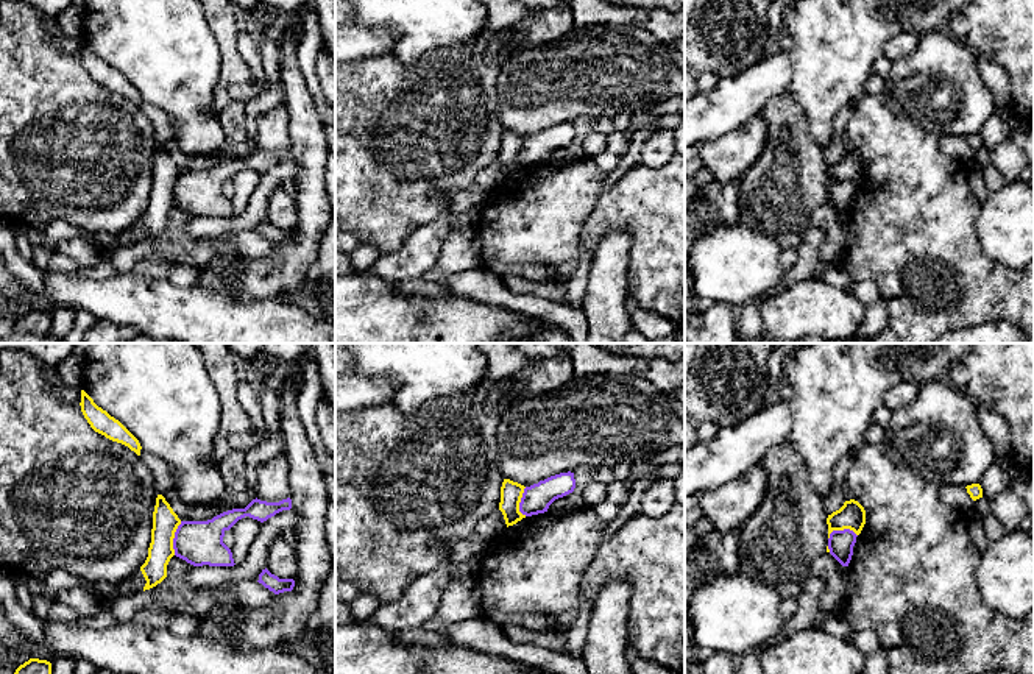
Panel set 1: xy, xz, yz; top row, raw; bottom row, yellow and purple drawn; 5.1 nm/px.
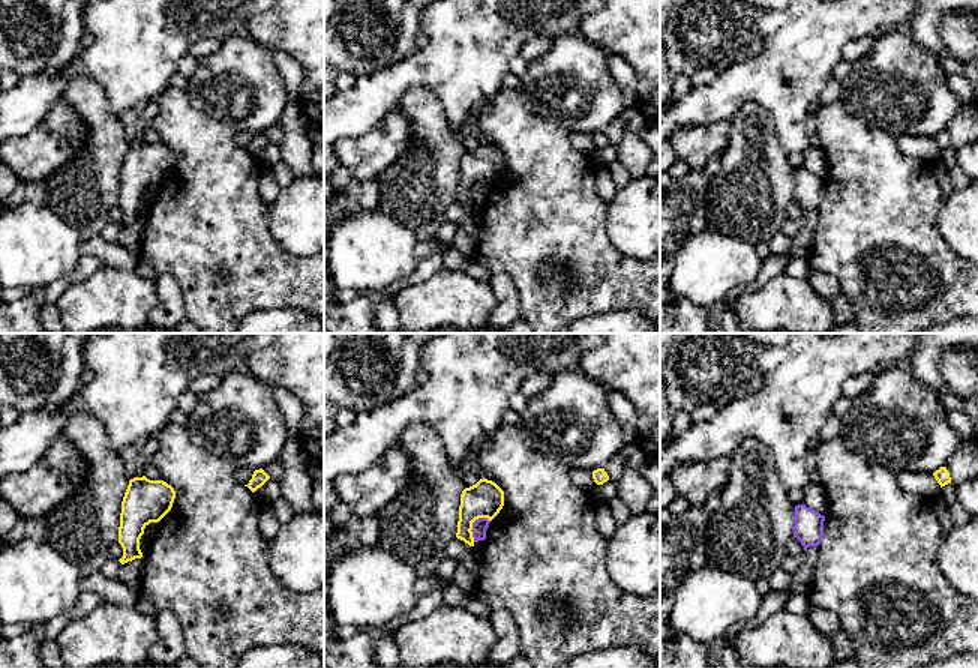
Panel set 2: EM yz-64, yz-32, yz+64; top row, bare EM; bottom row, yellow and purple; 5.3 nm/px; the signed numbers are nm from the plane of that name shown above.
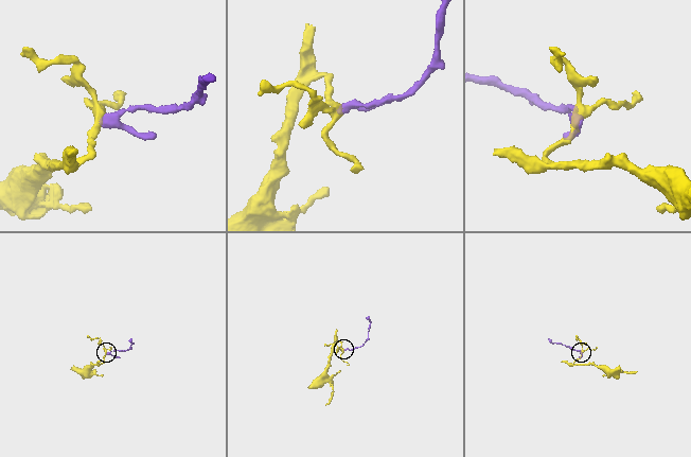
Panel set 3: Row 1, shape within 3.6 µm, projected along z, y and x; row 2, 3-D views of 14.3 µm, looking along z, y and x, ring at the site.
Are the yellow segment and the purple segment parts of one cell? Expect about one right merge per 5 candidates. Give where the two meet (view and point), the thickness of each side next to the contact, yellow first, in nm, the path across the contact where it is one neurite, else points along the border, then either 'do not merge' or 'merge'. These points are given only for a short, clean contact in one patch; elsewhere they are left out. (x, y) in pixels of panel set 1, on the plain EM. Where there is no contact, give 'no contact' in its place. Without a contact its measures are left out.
meets yellow in xy at (173, 188); 140 nm thick on the yellow side, 220 nm on the other; border along xy (181, 172), (173, 189), (173, 205); do not merge

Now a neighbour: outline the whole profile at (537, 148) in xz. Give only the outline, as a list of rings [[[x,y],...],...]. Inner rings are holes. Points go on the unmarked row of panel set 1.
[[[560,123],[524,139],[519,162],[526,167],[547,162],[549,156],[575,139],[574,123]]]

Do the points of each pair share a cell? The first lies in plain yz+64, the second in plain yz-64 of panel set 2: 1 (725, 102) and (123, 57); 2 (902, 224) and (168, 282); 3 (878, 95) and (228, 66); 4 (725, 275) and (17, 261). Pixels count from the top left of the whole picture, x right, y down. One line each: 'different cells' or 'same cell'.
1: same cell
2: different cells
3: same cell
4: same cell

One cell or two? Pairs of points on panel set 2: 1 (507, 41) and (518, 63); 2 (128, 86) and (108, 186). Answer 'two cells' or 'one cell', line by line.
1: two cells
2: two cells

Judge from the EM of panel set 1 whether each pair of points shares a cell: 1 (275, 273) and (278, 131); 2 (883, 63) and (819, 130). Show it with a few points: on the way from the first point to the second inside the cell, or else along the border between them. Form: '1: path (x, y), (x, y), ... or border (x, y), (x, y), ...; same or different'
1: border (286, 111), (290, 147); different
2: border (881, 55), (875, 61), (872, 72); different

